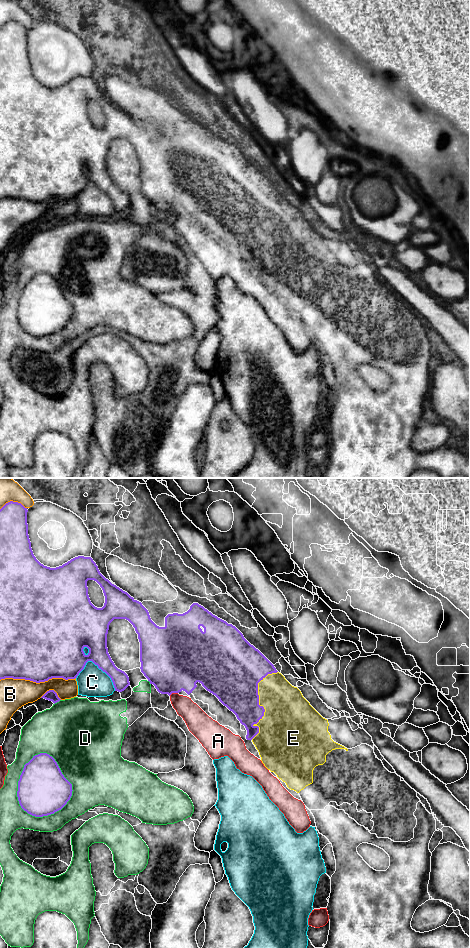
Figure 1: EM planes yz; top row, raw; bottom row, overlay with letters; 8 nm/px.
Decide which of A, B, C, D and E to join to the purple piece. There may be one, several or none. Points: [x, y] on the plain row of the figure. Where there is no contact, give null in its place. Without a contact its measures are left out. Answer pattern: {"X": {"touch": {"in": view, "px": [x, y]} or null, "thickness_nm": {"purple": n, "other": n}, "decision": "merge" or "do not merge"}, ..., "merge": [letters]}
{"A": {"touch": {"in": "yz", "px": [173, 212]}, "thickness_nm": {"purple": 480, "other": 170}, "decision": "do not merge"}, "B": {"touch": {"in": "yz", "px": [37, 202]}, "thickness_nm": {"purple": 480, "other": 240}, "decision": "do not merge"}, "C": {"touch": {"in": "yz", "px": [98, 187]}, "thickness_nm": {"purple": 280, "other": 240}, "decision": "do not merge"}, "D": {"touch": {"in": "yz", "px": [18, 302]}, "thickness_nm": {"purple": 400, "other": 180}, "decision": "do not merge"}, "E": {"touch": {"in": "yz", "px": [258, 222]}, "thickness_nm": {"purple": 380, "other": 360}, "decision": "merge"}, "merge": ["E"]}

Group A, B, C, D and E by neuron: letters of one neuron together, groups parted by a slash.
A / B / C / D / E

